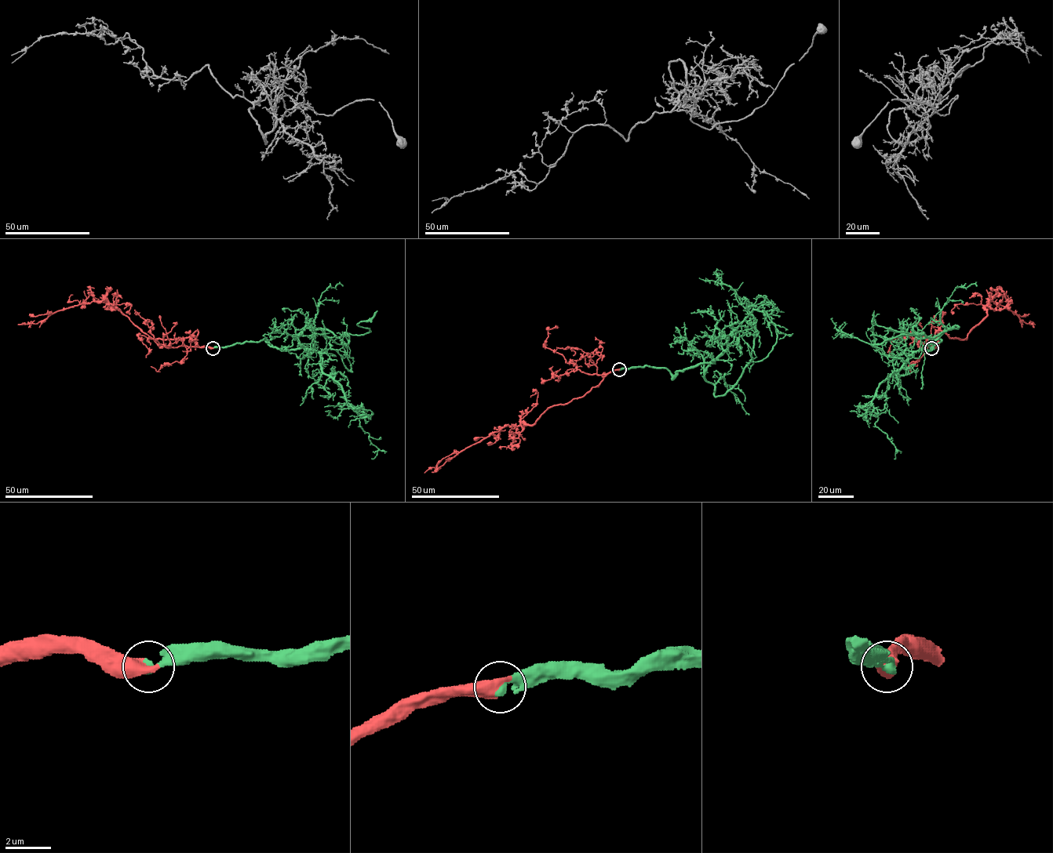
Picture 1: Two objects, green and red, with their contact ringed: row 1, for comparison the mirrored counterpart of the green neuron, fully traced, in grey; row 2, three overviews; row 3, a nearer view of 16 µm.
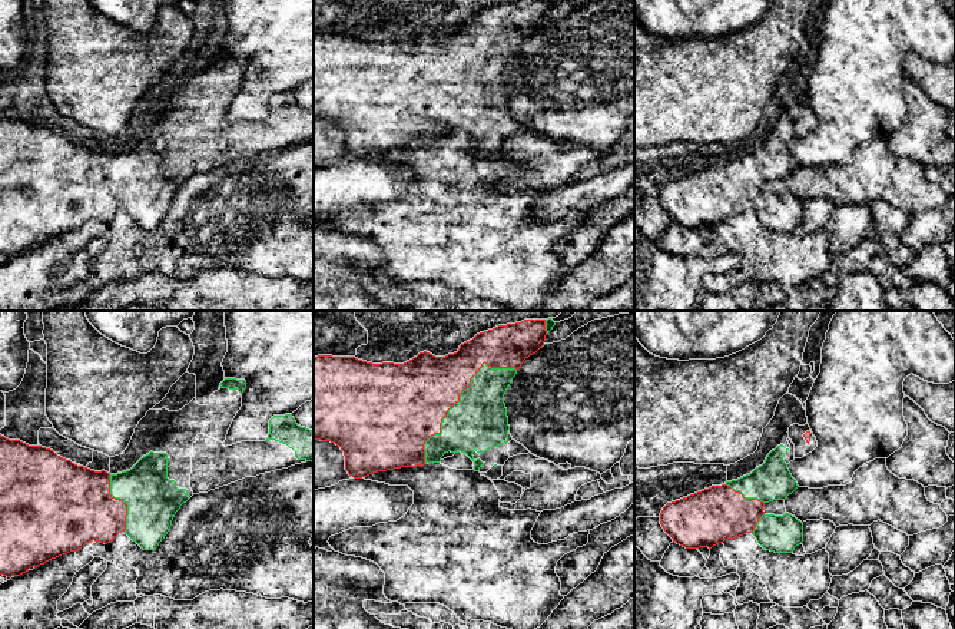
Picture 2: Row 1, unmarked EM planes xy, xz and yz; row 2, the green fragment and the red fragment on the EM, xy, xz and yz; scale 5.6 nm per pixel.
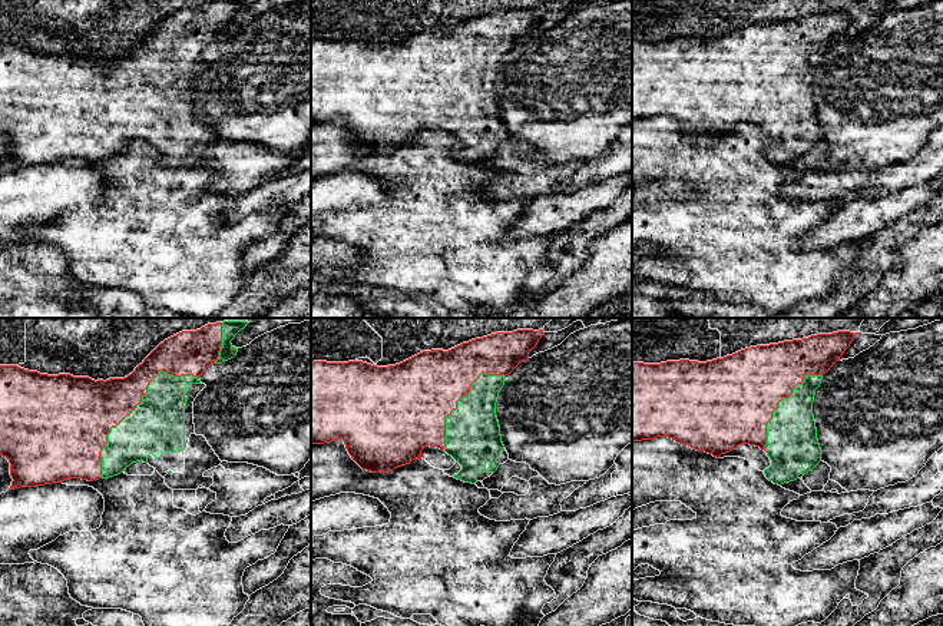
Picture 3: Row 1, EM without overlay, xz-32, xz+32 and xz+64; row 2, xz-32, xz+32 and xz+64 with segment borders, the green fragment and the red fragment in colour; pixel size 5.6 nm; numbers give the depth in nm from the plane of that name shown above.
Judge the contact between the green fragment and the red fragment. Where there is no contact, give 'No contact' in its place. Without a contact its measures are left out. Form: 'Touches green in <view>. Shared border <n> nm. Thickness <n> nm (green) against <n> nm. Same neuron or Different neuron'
Touches green in xz. Shared border 750 nm. Thickness 320 nm (green) against 400 nm. Same neuron

